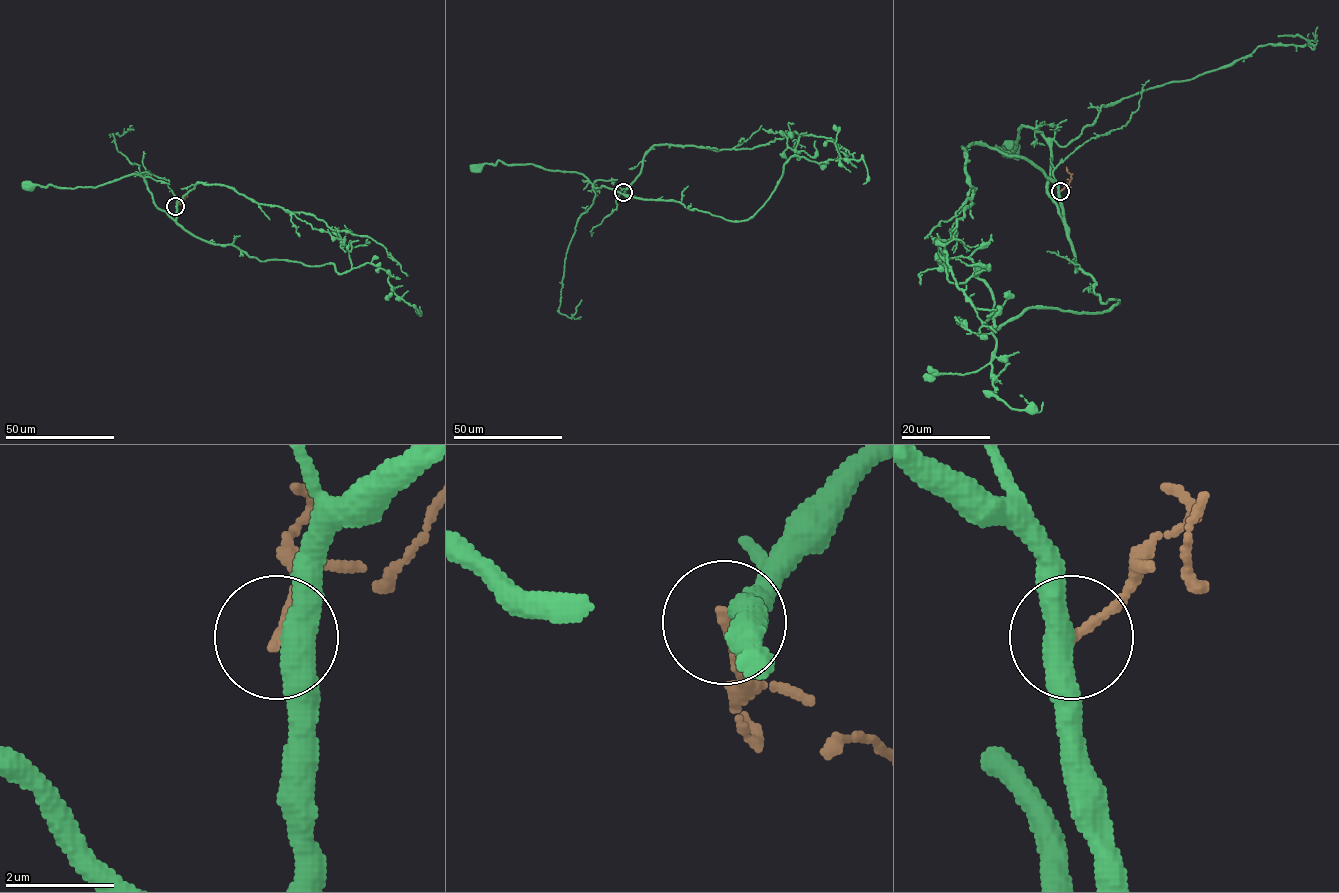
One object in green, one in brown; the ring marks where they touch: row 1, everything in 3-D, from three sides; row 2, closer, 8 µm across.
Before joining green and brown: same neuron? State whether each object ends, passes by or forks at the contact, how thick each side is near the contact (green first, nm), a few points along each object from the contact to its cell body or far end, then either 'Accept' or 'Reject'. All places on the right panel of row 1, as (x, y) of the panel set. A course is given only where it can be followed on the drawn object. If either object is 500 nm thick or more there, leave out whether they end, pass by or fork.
At the ring green passes by. At the ring brown ends. Thickness 440 nm (green) against 170 nm. Course of green: (1059, 191), (1063, 217), (1048, 189), (1048, 141), (1035, 130), (1021, 128), (1011, 152), (995, 149), (1010, 150). Course of brown: (1060, 191), (1069, 186), (1071, 175), (1066, 166). Reject

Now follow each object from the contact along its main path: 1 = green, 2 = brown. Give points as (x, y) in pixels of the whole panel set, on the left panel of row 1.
1: (176, 206), (176, 217), (173, 219), (155, 205), (146, 181), (134, 174), (96, 187), (28, 186)
2: (176, 206), (185, 194)

